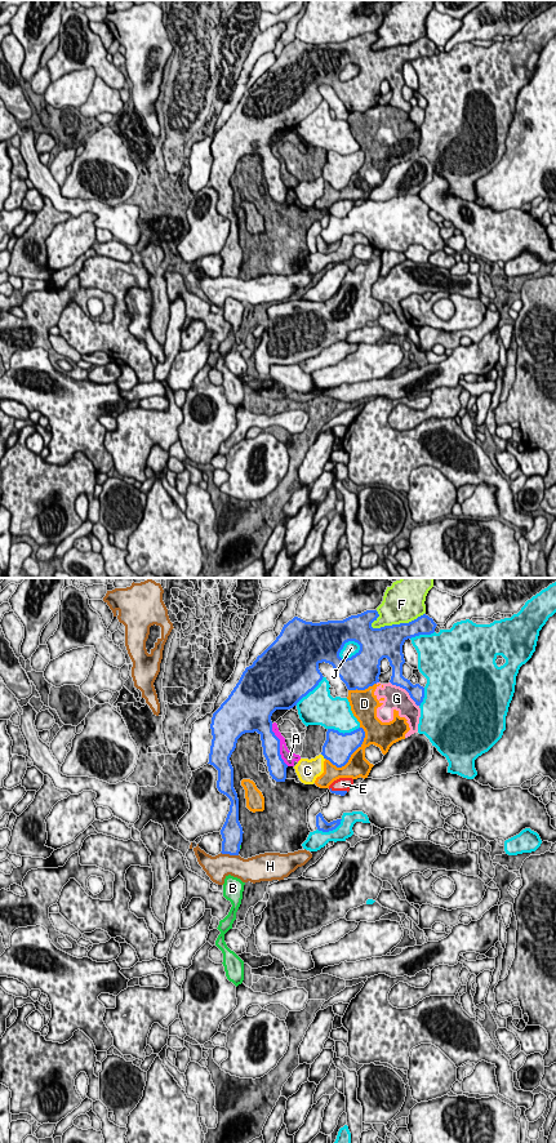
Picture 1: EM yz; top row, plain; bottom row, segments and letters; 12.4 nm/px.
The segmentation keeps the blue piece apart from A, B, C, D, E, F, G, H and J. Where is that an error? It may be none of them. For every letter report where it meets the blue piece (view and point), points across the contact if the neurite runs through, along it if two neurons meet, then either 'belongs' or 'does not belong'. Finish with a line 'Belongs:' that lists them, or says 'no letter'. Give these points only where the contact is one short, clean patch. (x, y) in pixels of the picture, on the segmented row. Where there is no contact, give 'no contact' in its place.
A: contact yz (279, 745); does not belong
B: contact yz (239, 846); does not belong
C: contact yz (323, 755); belongs
D: contact yz (351, 754); does not belong
E: contact yz (338, 791); belongs
F: contact yz (396, 625); does not belong
G: contact yz (405, 689); does not belong
H: contact yz (230, 854); does not belong
J: contact yz (351, 657); does not belong
Belongs: C, E

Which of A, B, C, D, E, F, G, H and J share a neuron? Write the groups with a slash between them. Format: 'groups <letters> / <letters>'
groups A D G / B / C E / F / H / J

